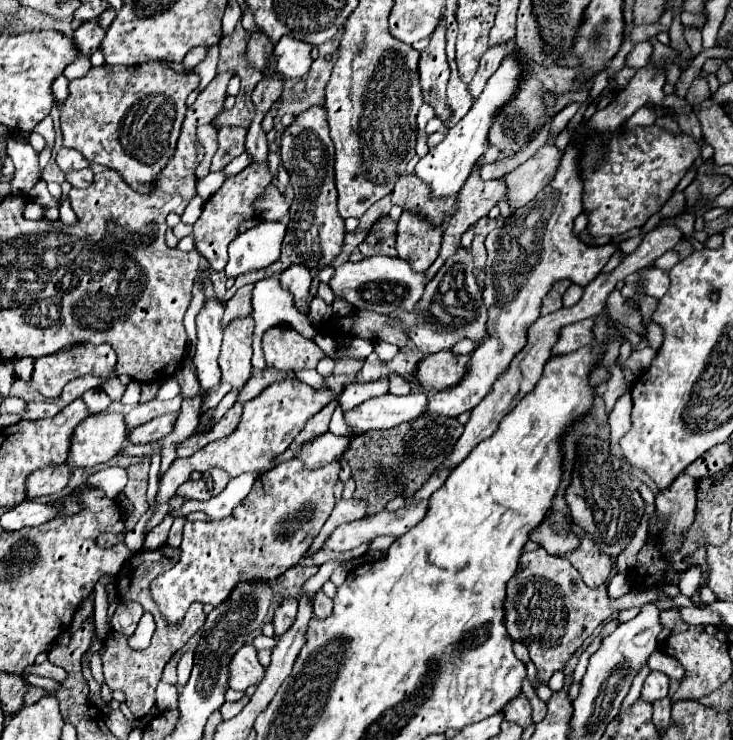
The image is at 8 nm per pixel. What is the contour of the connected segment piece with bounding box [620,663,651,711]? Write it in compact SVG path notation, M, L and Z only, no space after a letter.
M646 663L638 672L638 674L634 677L629 693L623 700L620 711L625 711L629 709L631 705L640 697L643 683L650 672L651 671L648 667L648 664Z

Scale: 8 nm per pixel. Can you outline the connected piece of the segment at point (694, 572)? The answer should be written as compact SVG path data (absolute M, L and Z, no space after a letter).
M691 567L687 573L683 573L681 577L681 583L679 583L679 589L683 595L691 597L693 595L693 589L695 585L699 585L699 579L701 579L701 571L697 567Z

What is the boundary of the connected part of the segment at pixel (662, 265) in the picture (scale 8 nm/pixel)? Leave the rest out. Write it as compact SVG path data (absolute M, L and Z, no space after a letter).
M674 250L664 253L654 263L654 266L669 272L680 261L679 254Z

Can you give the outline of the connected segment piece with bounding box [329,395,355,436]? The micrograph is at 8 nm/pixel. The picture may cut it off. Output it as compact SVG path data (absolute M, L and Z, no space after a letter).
M339 395L334 398L337 401L338 405L332 415L332 418L329 423L329 431L337 436L353 436L354 431L346 424L343 411L339 403Z

